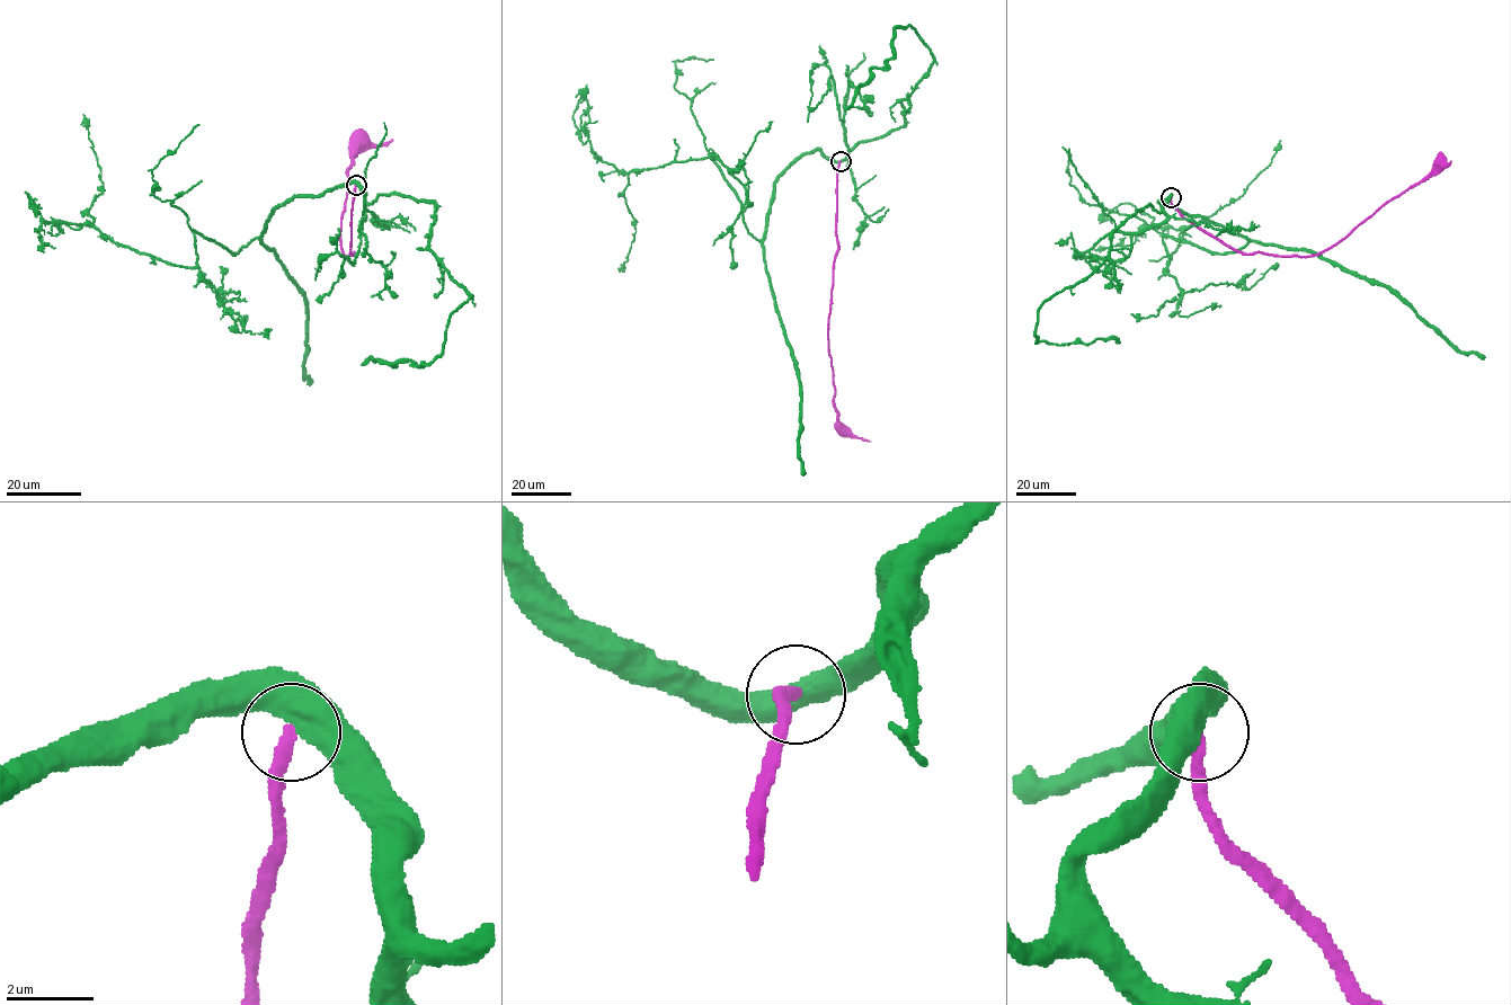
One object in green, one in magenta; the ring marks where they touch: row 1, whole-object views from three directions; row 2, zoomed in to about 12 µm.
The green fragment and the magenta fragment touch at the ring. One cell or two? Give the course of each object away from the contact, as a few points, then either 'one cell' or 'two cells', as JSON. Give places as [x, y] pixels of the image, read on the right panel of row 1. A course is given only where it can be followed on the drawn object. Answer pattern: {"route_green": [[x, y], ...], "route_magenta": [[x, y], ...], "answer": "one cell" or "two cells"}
{"route_green": [[1171, 197], [1158, 202], [1245, 236], [1241, 248], [1163, 238], [1167, 264], [1180, 234], [1237, 199], [1280, 140]], "route_magenta": [[1171, 197], [1171, 204], [1184, 218], [1242, 252], [1313, 256], [1339, 242], [1438, 166]], "answer": "two cells"}

